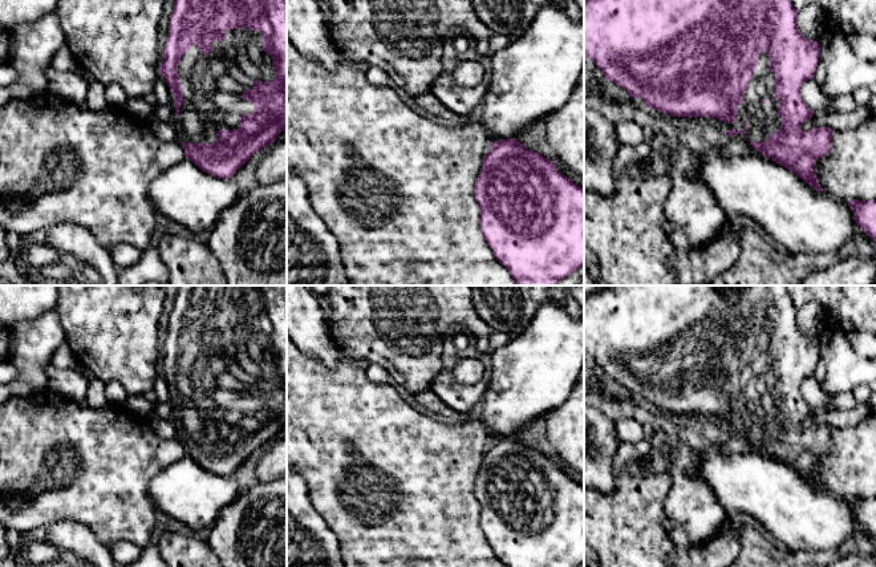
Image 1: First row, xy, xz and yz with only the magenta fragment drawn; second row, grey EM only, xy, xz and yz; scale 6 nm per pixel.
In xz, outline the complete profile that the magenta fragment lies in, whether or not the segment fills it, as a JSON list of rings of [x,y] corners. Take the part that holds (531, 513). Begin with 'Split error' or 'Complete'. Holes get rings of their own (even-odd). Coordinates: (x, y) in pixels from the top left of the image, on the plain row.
Complete. [[[507,436],[495,438],[490,444],[490,449],[483,454],[482,467],[478,473],[474,493],[480,503],[480,527],[494,552],[507,567],[577,567],[584,564],[584,486],[575,482],[563,473],[556,462],[540,453],[539,450],[527,447],[524,442],[516,437]]]

